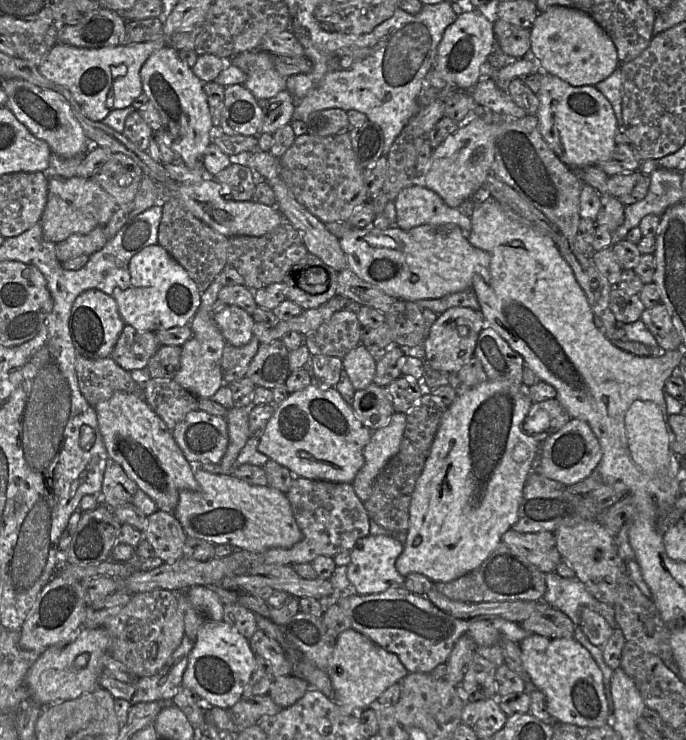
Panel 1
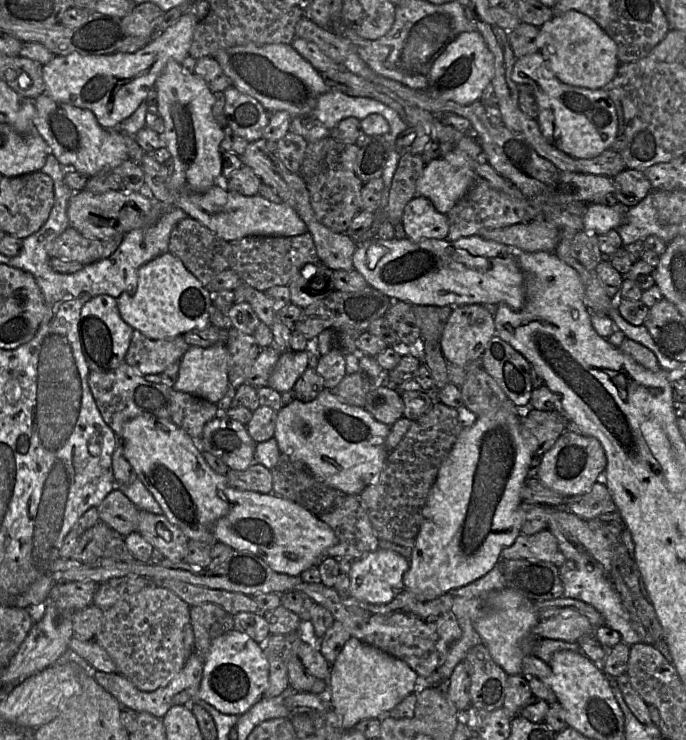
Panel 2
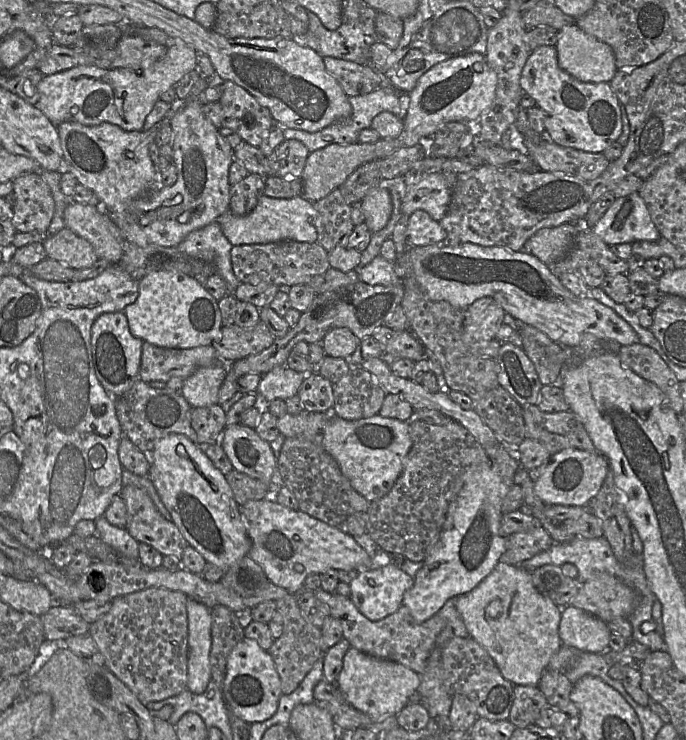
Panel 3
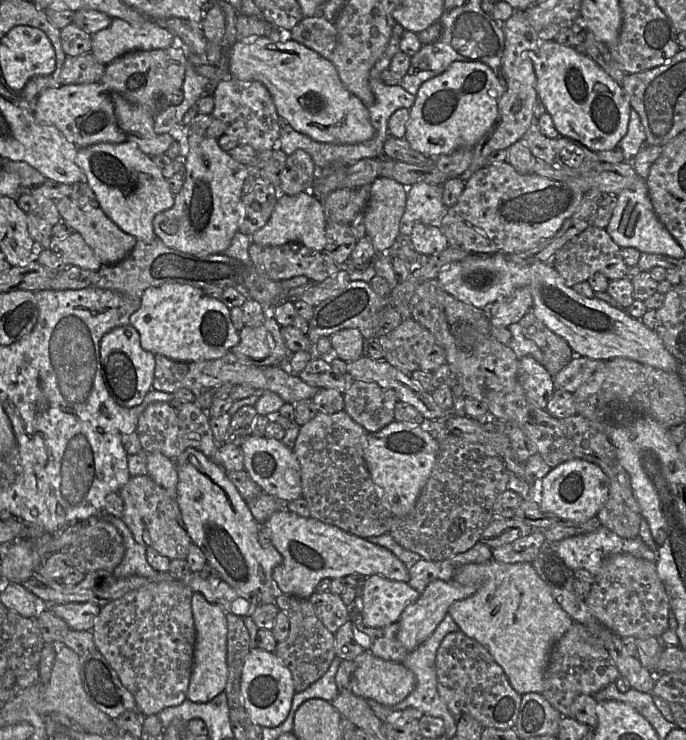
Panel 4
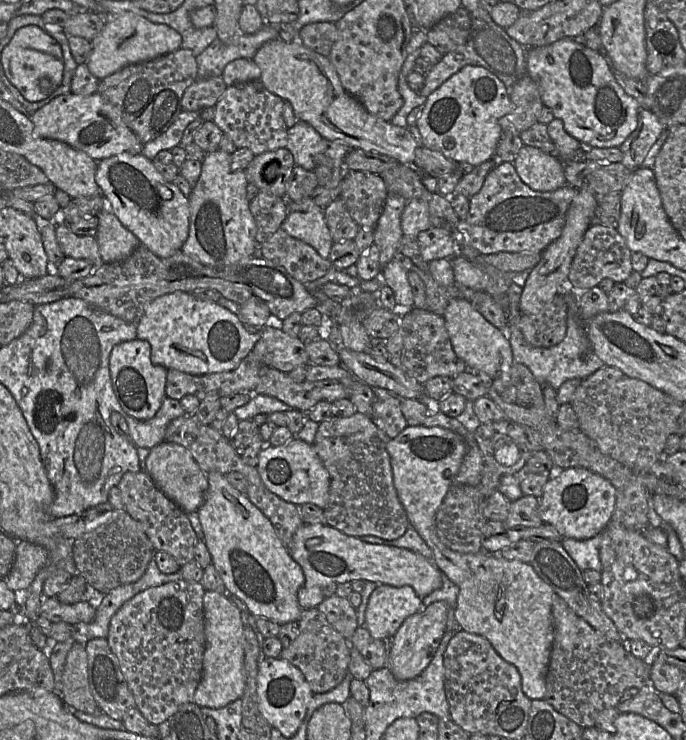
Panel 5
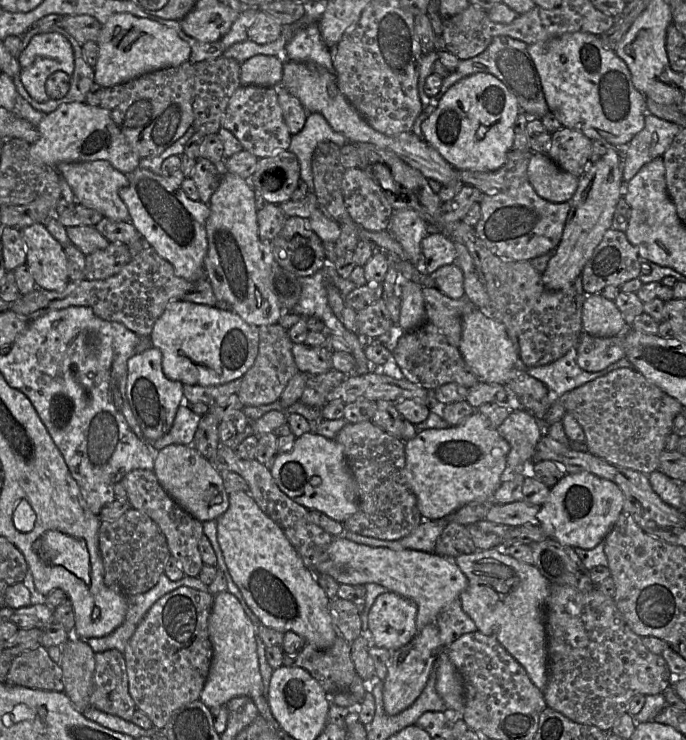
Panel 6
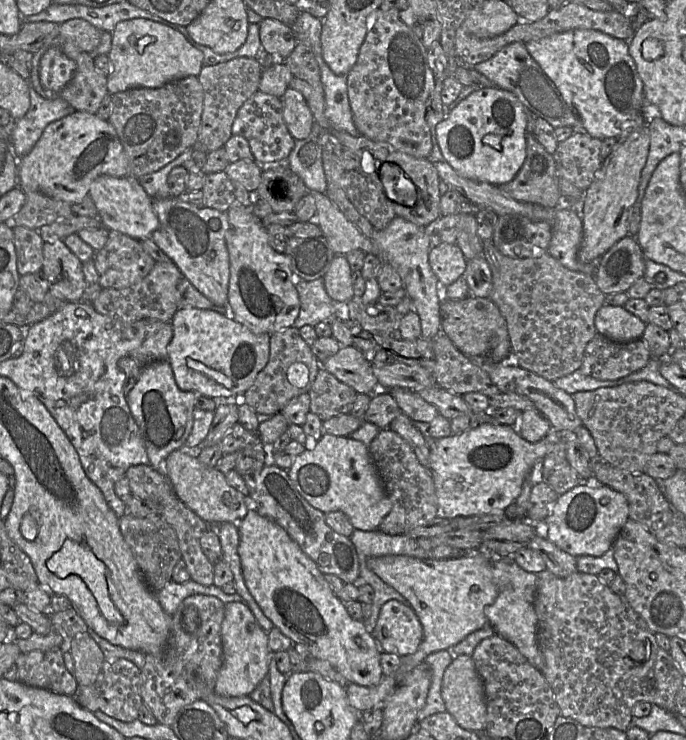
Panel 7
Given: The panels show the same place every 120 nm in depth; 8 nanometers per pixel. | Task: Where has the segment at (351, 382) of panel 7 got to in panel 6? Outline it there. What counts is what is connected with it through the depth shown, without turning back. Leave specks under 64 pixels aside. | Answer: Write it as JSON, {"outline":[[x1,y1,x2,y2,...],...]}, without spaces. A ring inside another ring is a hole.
{"outline":[[293,343,292,354,300,372,322,374,333,368,332,350,327,346,309,346,305,343]]}

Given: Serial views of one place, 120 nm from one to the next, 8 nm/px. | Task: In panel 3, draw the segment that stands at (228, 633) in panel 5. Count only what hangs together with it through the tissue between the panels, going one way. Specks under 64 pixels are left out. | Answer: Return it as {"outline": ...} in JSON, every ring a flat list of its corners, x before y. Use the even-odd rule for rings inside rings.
{"outline":[[189,598,188,615,188,675,187,688,194,694,202,694,211,680,210,651,212,645,211,609]]}

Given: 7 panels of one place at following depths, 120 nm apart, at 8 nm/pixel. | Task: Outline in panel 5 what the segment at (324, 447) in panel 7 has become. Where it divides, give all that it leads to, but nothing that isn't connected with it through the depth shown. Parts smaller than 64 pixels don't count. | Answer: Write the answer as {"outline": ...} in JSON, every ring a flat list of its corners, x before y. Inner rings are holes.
{"outline":[[294,437,281,446,270,444,259,453,256,468,264,485,281,499,295,505,312,503,322,509,327,507,330,475,312,444]]}

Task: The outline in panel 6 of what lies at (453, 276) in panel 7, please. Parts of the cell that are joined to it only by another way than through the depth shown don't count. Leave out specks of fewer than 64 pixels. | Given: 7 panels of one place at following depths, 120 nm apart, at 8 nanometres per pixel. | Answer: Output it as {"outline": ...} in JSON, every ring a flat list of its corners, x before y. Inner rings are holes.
{"outline":[[440,231,428,233,421,242,425,271,432,275,444,265,455,264,455,243]]}

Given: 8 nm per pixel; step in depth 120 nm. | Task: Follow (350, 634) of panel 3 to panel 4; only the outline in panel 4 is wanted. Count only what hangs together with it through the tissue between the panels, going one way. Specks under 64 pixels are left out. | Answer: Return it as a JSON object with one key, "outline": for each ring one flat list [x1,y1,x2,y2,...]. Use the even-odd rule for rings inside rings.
{"outline":[[351,607,350,620,355,624,358,631,364,633,369,638,369,651,376,657,384,660,402,662,410,653,398,639,400,623,394,622,387,627,371,628,363,622,362,615,354,614]]}

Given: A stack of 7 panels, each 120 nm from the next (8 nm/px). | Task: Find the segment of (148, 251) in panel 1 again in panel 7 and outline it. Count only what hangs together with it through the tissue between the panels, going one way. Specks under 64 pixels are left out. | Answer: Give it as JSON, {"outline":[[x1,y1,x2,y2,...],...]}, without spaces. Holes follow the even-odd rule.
{"outline":[[179,308,171,319,173,337,168,345,166,361,170,364,175,382,183,391,216,397,235,397,247,391,258,373,266,366,270,353,270,334,259,334,233,318,211,309]]}

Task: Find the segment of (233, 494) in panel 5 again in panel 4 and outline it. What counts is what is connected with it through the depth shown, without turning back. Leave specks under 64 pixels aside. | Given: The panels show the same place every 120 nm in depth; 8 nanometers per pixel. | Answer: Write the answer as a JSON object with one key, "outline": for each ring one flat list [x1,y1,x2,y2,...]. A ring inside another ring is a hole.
{"outline":[[194,448,186,449,173,461,178,473,174,498,192,543,202,549,207,562,217,570,222,579,229,585,245,593,257,594,262,604,274,603,277,596,283,593,273,579,273,571,281,564,282,555,270,540,264,537,261,532,261,525,255,520,247,502,229,480,225,470]]}

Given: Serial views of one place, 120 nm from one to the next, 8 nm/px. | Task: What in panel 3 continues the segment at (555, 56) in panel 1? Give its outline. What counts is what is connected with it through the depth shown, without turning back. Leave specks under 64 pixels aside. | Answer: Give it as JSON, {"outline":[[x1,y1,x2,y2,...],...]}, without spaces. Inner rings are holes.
{"outline":[[577,24,559,30,555,48,560,68,582,82,610,82,618,71,612,48,584,32]]}

